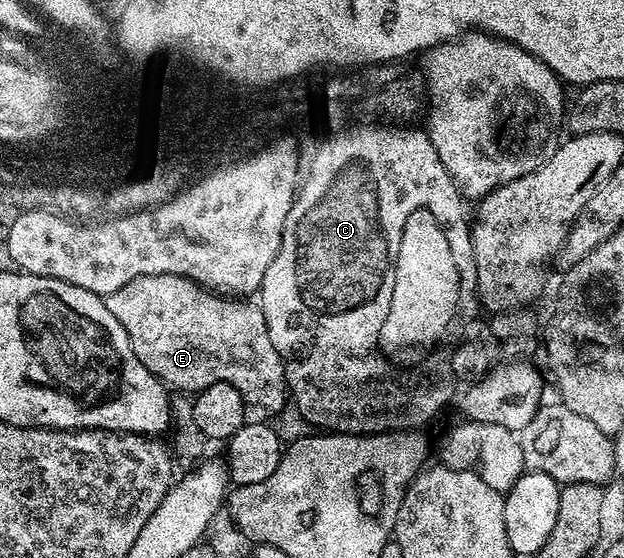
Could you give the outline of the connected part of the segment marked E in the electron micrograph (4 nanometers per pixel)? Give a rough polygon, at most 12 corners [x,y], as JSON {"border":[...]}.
{"border":[[171,273],[105,294],[171,390],[288,405],[257,304]]}

